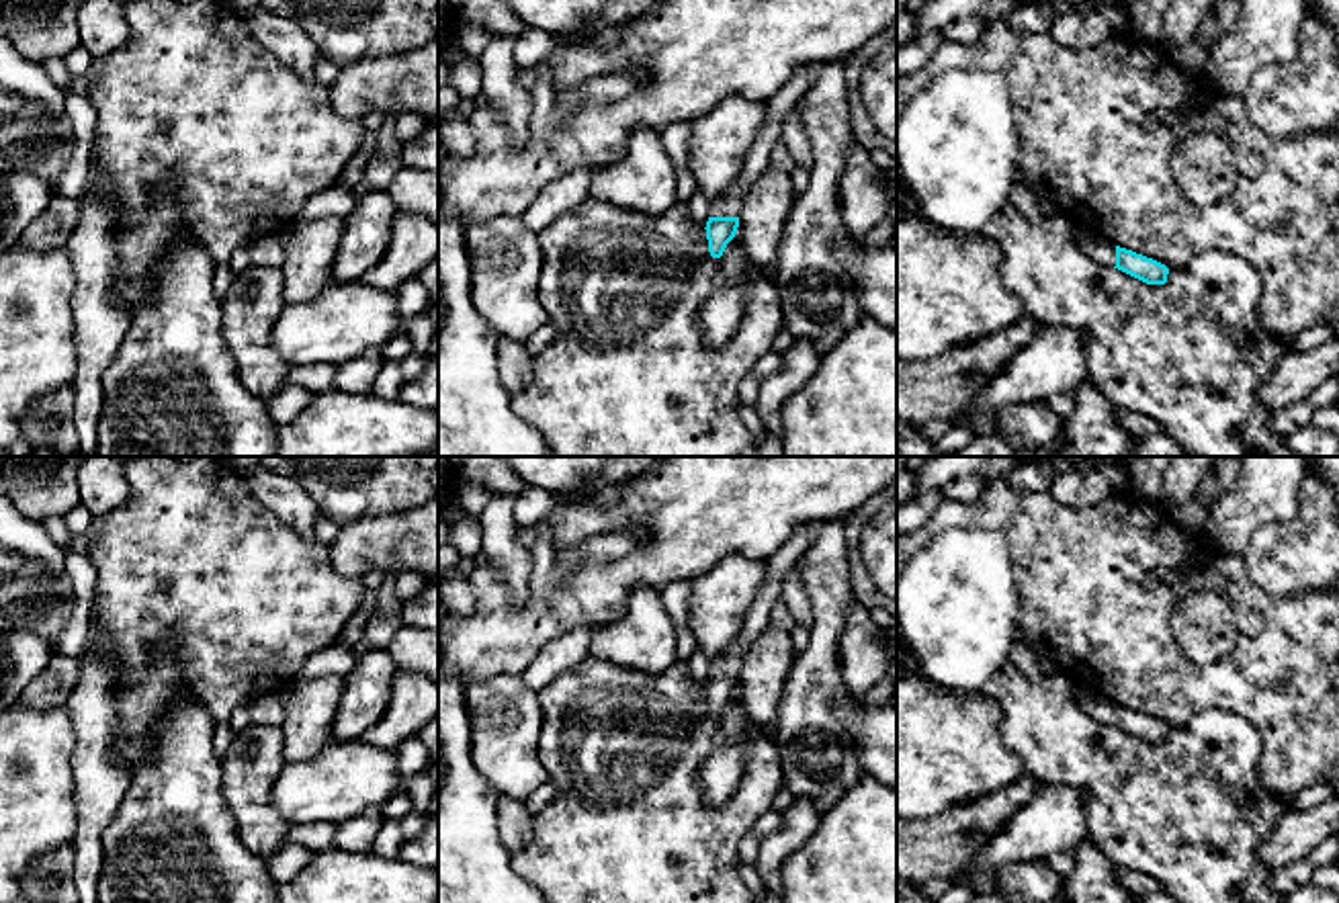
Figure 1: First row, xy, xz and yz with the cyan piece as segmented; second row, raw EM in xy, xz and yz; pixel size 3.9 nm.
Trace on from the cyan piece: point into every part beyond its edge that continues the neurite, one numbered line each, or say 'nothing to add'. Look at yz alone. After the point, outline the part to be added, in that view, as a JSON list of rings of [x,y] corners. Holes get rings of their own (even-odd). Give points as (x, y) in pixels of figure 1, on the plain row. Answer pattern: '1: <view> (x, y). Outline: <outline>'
1: yz (1102, 709). Outline: [[[1075,688],[1073,698],[1079,708],[1097,723],[1108,727],[1116,725],[1116,704],[1110,698],[1089,692],[1085,688]]]

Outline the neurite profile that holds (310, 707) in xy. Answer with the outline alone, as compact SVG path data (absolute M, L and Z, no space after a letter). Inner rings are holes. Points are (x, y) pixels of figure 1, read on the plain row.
M330 674L293 684L285 694L285 721L280 725L287 764L309 762L334 737L334 717L344 692L344 678Z

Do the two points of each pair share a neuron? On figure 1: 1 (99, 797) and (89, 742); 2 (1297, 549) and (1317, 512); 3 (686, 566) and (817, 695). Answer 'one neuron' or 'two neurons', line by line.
1: one neuron
2: one neuron
3: two neurons

